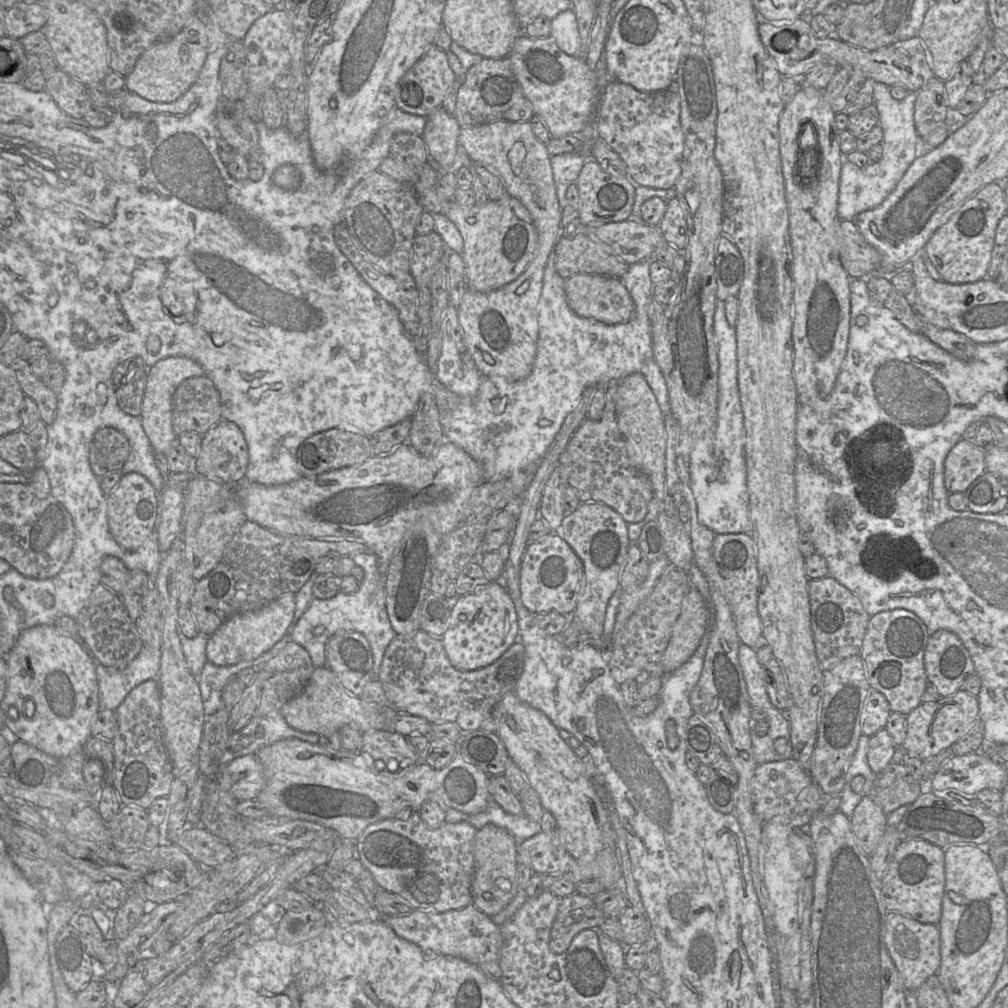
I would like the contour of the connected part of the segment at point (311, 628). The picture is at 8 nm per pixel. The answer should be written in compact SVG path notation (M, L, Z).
M365 553L365 556L354 558L353 562L355 565L361 567L364 573L364 578L359 583L358 589L350 594L338 592L330 599L317 599L314 597L298 622L295 624L293 631L290 634L290 641L297 643L307 651L314 667L316 668L326 665L326 644L334 634L347 631L359 632L363 634L369 642L373 657L373 678L378 678L386 648L396 635L391 627L386 611L385 576L380 573L377 558L372 553Z

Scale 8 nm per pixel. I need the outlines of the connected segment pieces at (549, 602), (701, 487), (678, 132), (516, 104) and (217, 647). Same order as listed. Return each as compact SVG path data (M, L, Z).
M551 533L538 541L530 542L520 565L520 593L523 605L532 613L555 611L573 615L584 587L584 569L572 548L557 533Z
M717 300L714 333L719 361L717 423L714 438L697 440L691 452L691 489L700 522L715 534L751 534L744 416L738 386L737 336L735 328L726 320L725 301Z
M611 79L599 95L596 136L616 152L626 165L627 176L636 186L671 189L681 175L684 134L680 124L677 92L641 92Z
M508 57L484 58L466 71L462 81L458 81L454 116L461 128L495 121L527 122L533 115L532 105L524 95Z
M286 593L260 609L230 617L208 637L207 661L216 666L229 666L258 658L284 637L292 622L294 612L295 593Z

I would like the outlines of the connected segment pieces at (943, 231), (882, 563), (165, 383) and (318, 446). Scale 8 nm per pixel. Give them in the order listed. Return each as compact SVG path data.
M990 183L979 189L939 227L925 245L926 258L949 284L977 282L986 278L1000 219L1006 214L1003 183Z
M878 534L872 535L870 538L867 539L866 544L860 551L860 560L861 565L866 573L869 573L884 582L886 581L895 581L898 579L904 572L910 571L907 570L906 561L895 561L895 554L921 554L921 550L919 547L914 543L911 536L904 536L902 538L894 538L890 534L888 534L888 538L880 537Z
M183 355L164 358L148 368L140 418L154 452L166 454L177 441L173 429L173 397L177 387L189 378L202 375L206 375L203 365L196 359Z
M333 428L315 433L305 439L297 449L297 463L303 477L311 477L345 467L358 465L372 456L368 437Z

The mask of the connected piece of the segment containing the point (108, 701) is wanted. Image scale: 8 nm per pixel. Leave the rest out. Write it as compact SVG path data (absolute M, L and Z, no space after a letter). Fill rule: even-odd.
M78 639L78 643L95 667L99 711L115 711L133 688L147 680L156 680L158 677L160 649L143 645L139 654L124 669L107 669L93 655L85 642Z

